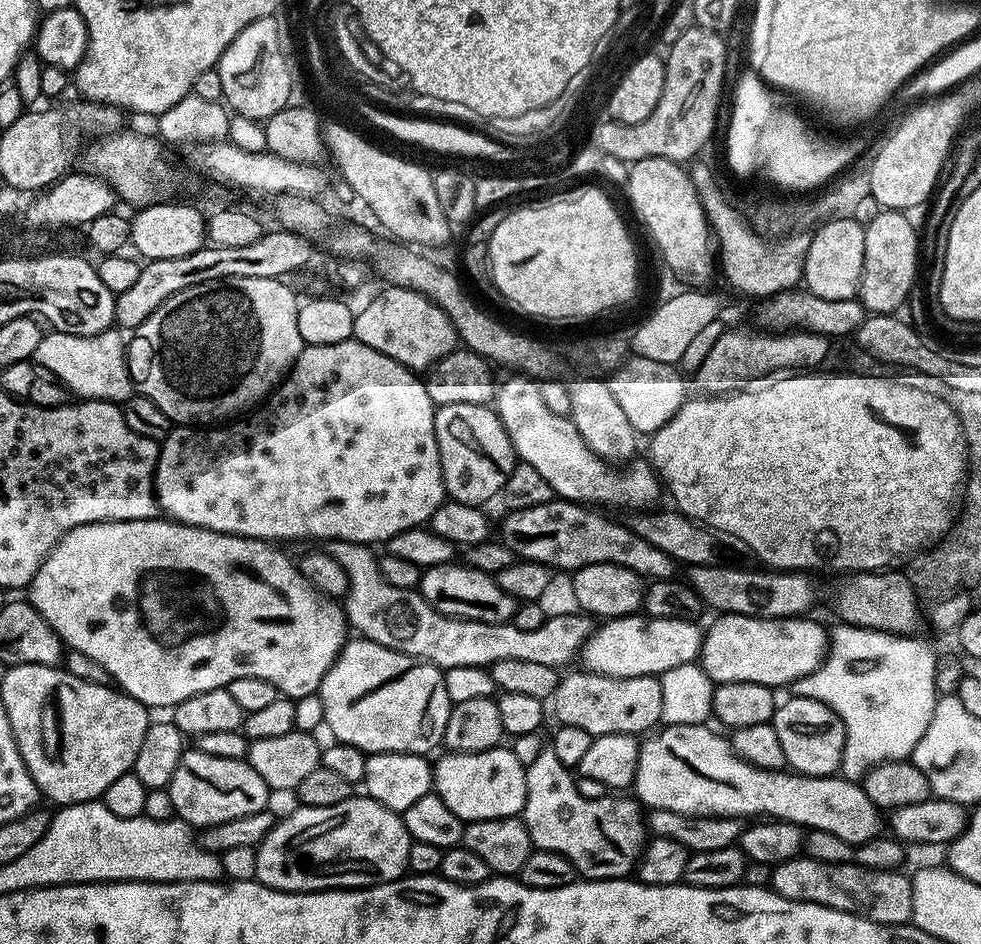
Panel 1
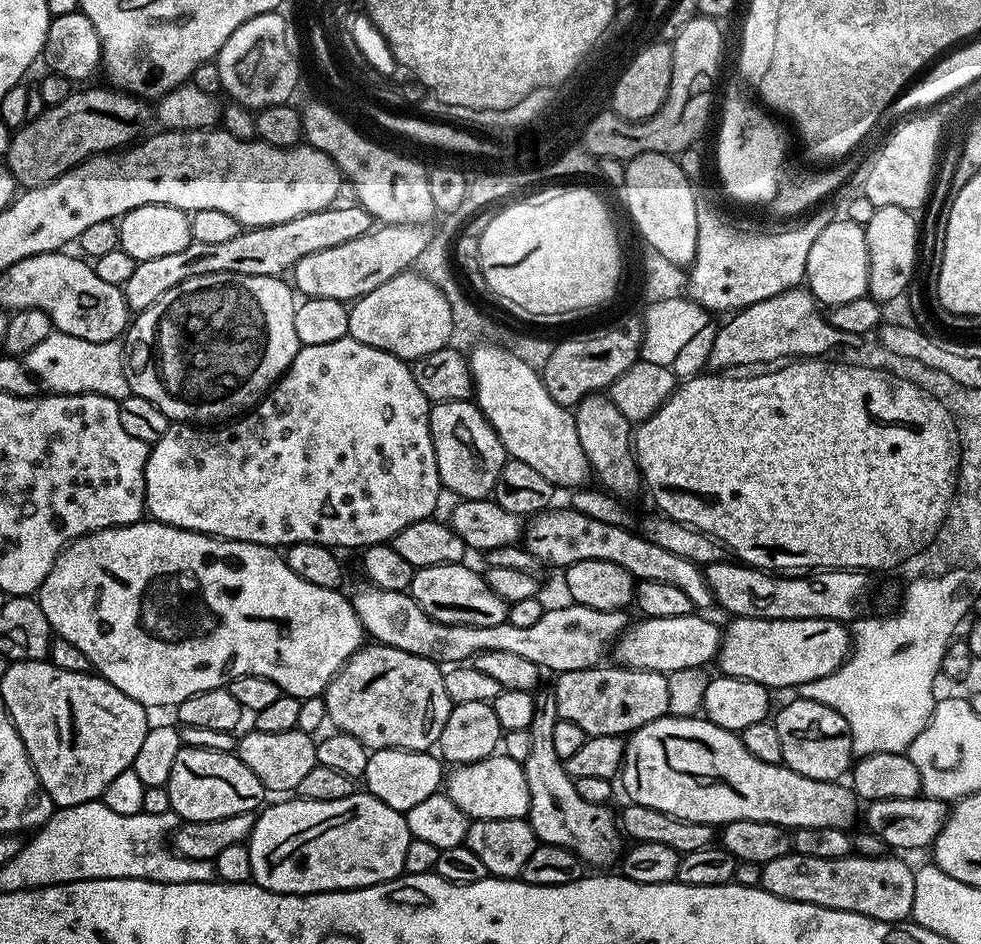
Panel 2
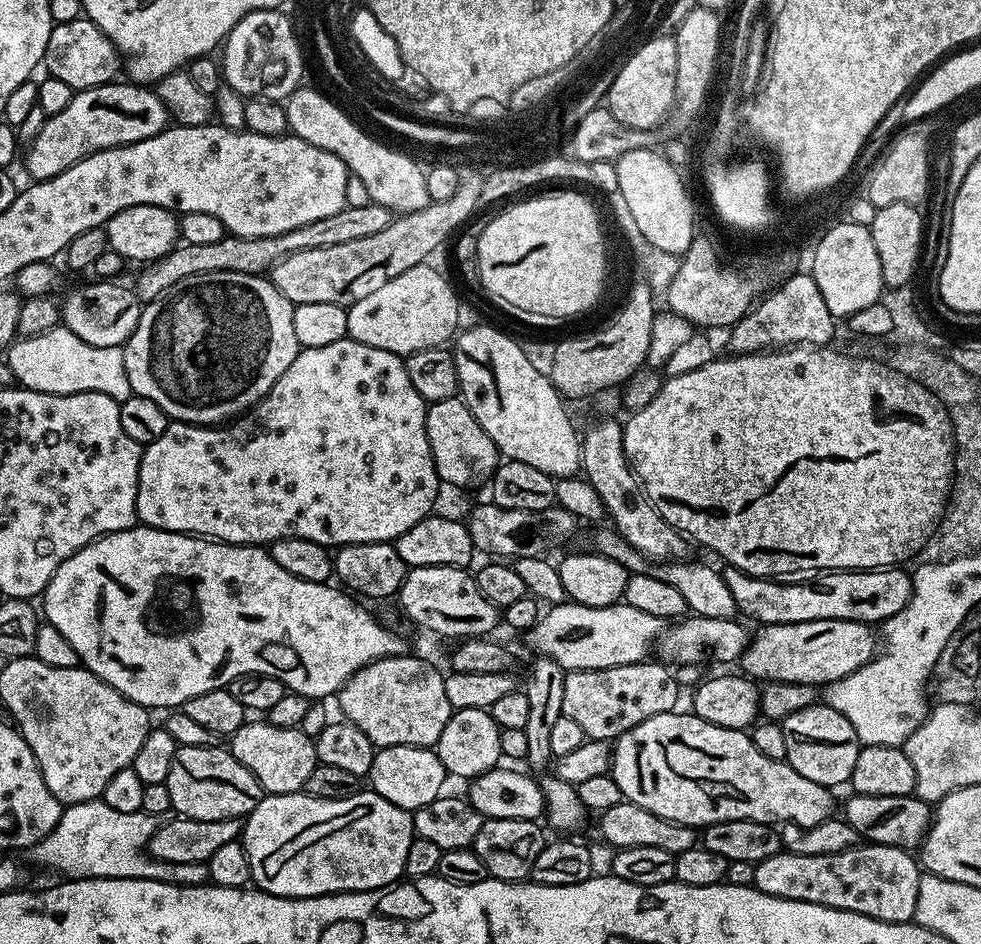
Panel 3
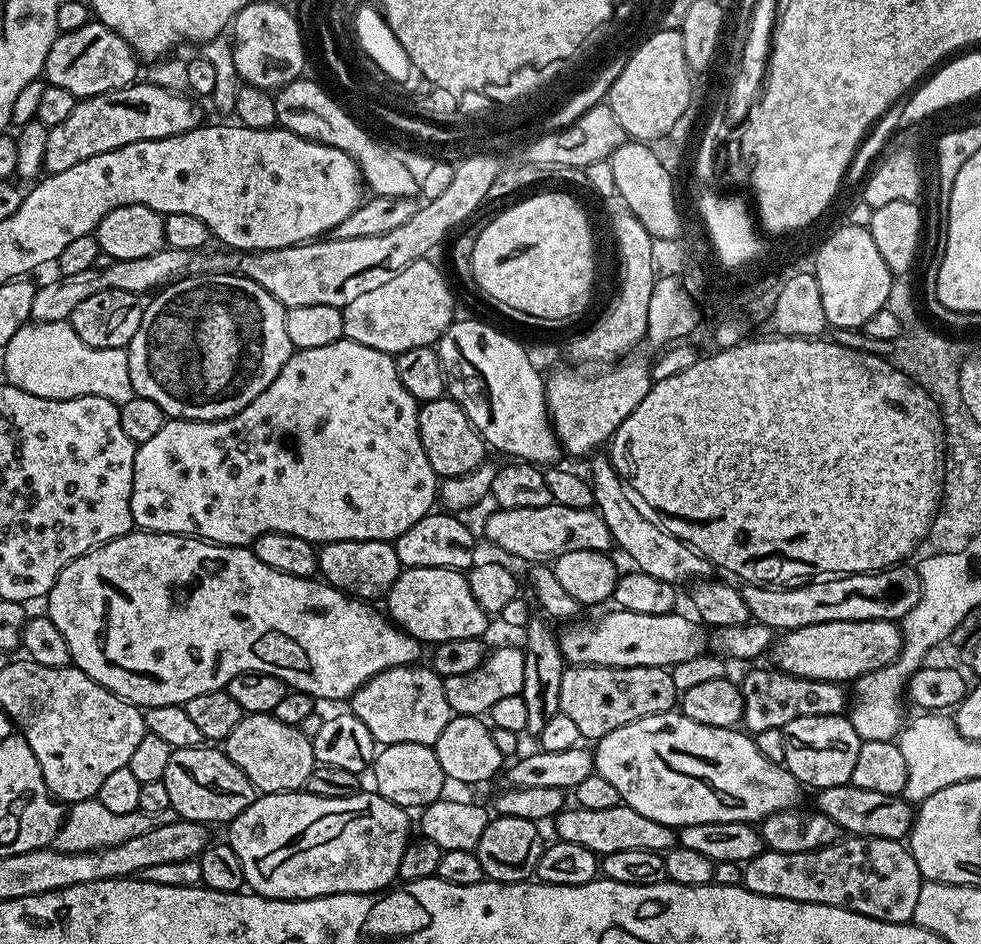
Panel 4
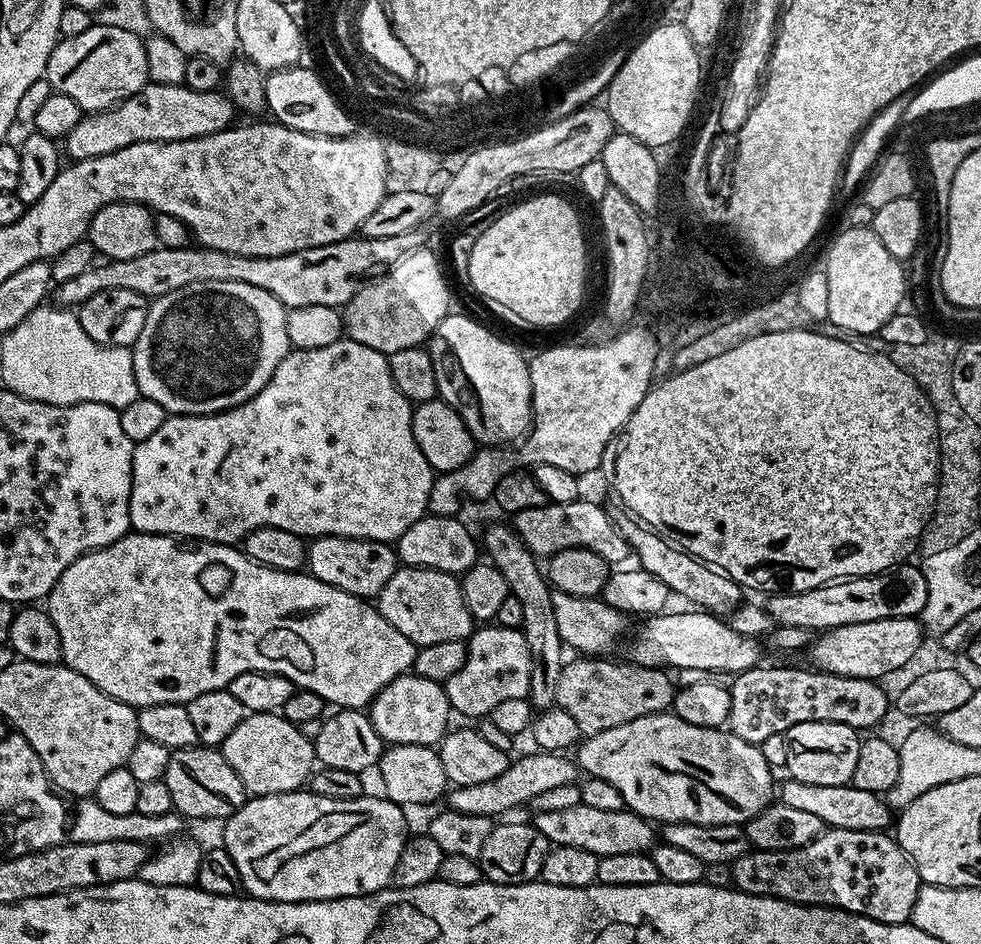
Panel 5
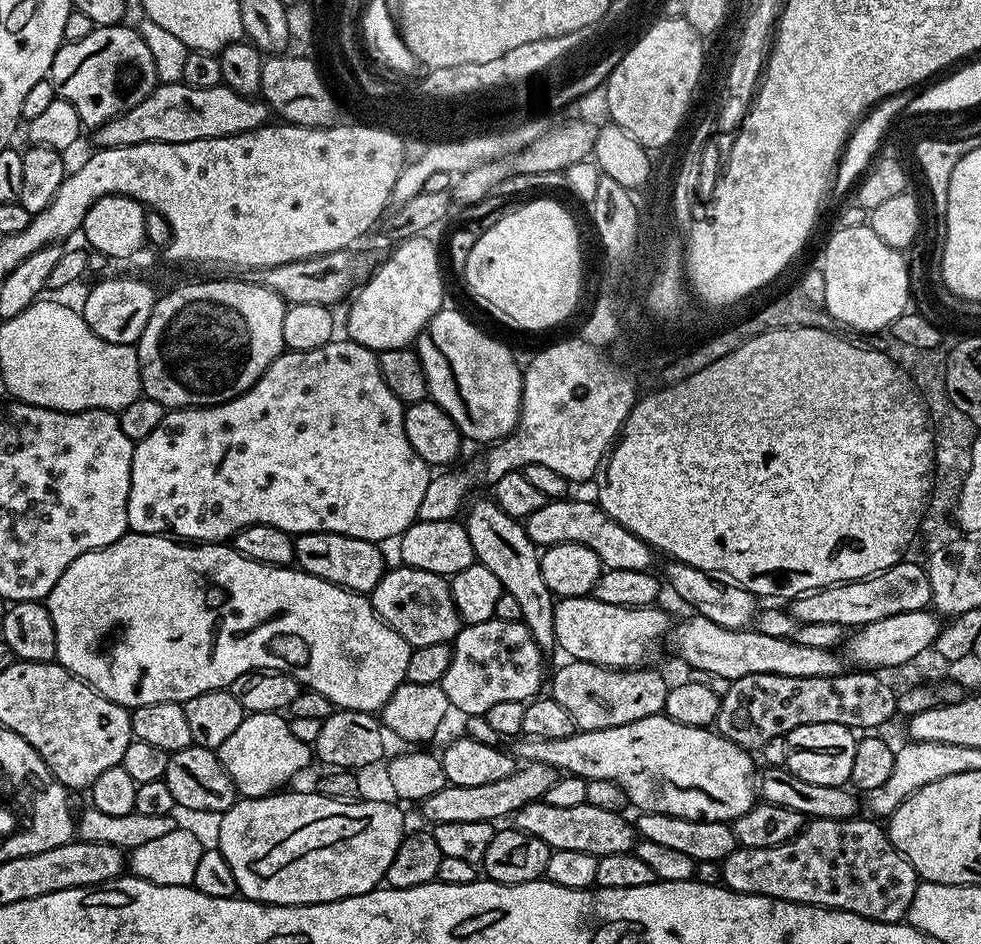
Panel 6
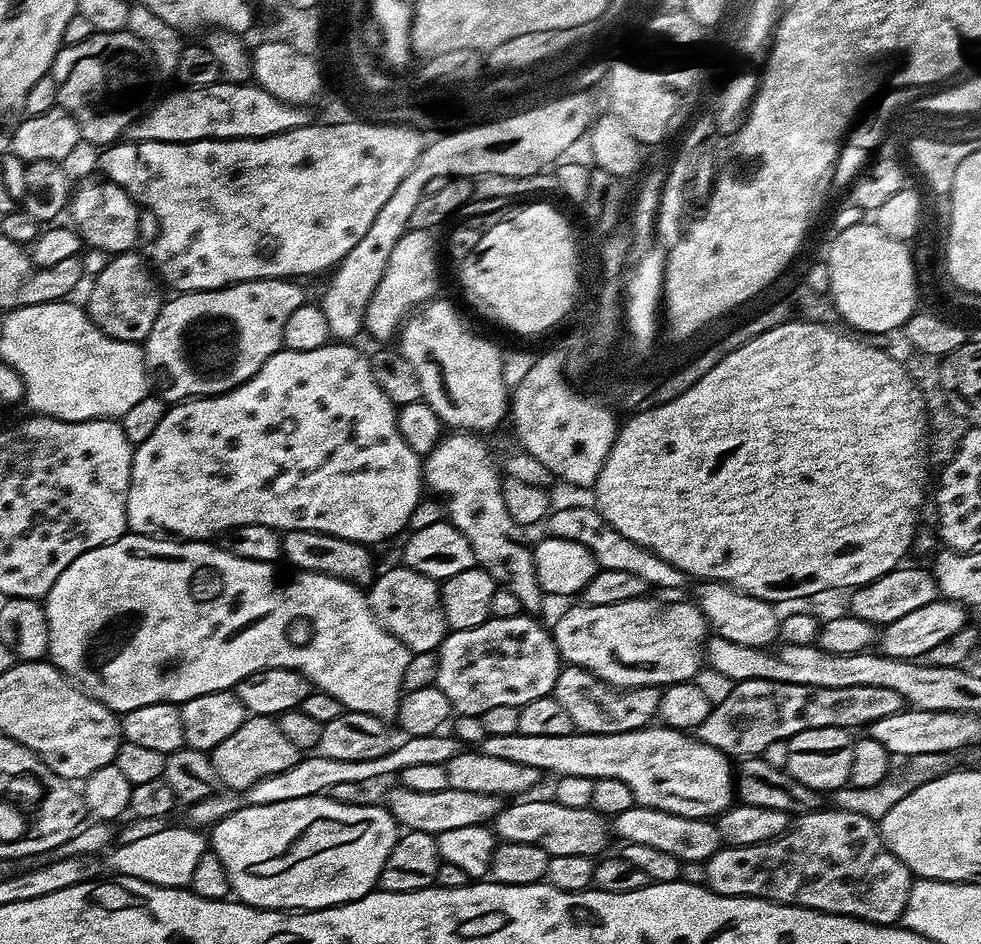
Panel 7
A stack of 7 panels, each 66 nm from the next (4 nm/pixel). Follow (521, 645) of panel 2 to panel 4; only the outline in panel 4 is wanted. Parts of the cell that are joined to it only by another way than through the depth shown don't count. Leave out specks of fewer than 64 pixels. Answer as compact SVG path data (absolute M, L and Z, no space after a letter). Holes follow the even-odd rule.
M676 610L666 614L611 611L593 624L572 622L561 627L564 629L559 629L560 652L569 665L593 664L611 668L654 666L671 669L672 664L684 664L702 655L704 644L706 648L705 629L691 615L679 616Z

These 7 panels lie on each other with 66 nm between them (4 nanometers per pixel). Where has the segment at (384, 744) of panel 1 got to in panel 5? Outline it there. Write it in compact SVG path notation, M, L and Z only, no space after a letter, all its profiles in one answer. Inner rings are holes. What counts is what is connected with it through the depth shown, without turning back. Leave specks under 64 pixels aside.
M405 674L394 678L372 699L367 715L372 720L373 728L380 735L385 745L427 744L439 745L449 731L448 716L450 709L444 693L444 685L430 682L415 674Z

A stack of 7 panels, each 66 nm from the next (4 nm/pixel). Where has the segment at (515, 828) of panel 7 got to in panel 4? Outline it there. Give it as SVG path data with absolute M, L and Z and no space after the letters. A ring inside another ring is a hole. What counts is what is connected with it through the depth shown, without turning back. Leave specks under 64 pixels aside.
M623 802L618 806L610 806L610 810L586 810L579 806L568 806L555 816L555 824L555 835L559 839L574 842L574 846L586 846L586 850L595 852L600 858L618 854L618 850L650 850L663 854L678 844L677 829L662 822L654 822L654 818L638 814L638 810Z

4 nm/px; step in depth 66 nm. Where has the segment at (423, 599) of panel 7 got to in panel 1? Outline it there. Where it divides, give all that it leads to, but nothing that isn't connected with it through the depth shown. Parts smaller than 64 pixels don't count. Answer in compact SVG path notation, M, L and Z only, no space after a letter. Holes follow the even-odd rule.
M464 562L456 563L439 564L421 571L418 591L426 602L442 615L452 616L454 619L486 623L511 621L513 614L516 613L518 601L510 594L506 594L502 586L498 586L495 575L470 568Z

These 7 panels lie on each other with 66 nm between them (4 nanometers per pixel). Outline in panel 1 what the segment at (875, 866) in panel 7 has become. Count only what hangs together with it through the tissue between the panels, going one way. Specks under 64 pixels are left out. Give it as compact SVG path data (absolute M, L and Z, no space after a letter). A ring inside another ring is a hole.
M801 854L773 867L770 887L794 902L821 904L879 924L907 924L912 918L914 890L911 879L904 874L900 870L878 870L854 863L818 862Z

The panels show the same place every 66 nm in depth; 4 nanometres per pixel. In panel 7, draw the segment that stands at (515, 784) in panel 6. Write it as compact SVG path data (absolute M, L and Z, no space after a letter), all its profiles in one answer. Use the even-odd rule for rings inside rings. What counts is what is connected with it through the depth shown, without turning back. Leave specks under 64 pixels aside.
M395 786L388 792L388 801L386 807L392 813L397 825L401 829L411 830L414 832L428 832L436 837L442 830L454 830L461 826L478 826L479 824L488 824L495 821L496 815L502 807L501 797L494 794L480 794L474 790L454 790L447 788L446 790L433 790L430 794L422 794L422 790L410 790L403 786Z

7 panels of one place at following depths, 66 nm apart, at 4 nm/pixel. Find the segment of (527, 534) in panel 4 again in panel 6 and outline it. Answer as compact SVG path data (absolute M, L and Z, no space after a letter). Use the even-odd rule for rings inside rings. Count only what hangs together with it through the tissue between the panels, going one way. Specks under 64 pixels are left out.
M561 498L548 500L542 510L534 510L526 521L528 537L541 549L552 548L555 544L577 544L586 546L598 554L601 565L605 569L614 570L642 570L649 571L653 566L653 549L646 541L638 538L630 530L626 530L614 518L610 518L601 510L599 503L588 500L572 500Z

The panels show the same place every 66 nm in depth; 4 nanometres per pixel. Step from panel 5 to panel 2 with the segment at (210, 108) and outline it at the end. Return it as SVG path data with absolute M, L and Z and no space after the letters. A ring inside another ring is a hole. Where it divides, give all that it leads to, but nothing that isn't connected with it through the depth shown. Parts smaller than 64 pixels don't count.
M92 86L81 87L84 88L81 92L73 90L66 102L47 105L38 118L28 120L13 131L6 163L17 185L30 189L49 184L85 160L123 149L141 135L139 132L147 126L148 116L150 120L149 105L141 97L111 86L88 87Z

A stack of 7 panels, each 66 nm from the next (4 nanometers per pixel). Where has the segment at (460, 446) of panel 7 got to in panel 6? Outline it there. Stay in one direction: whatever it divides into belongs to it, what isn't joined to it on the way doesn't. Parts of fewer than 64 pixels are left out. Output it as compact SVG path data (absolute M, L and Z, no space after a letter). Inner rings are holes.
M495 499L475 500L471 501L472 509L470 509L471 504L467 509L469 512L466 527L476 560L484 564L486 570L498 574L498 582L504 587L504 591L514 594L514 598L518 601L518 607L522 609L520 620L530 630L530 634L540 649L555 649L554 610L556 609L556 600L550 586L546 586L546 578L542 578L538 546L528 537L527 527L510 514L503 512L496 504Z

